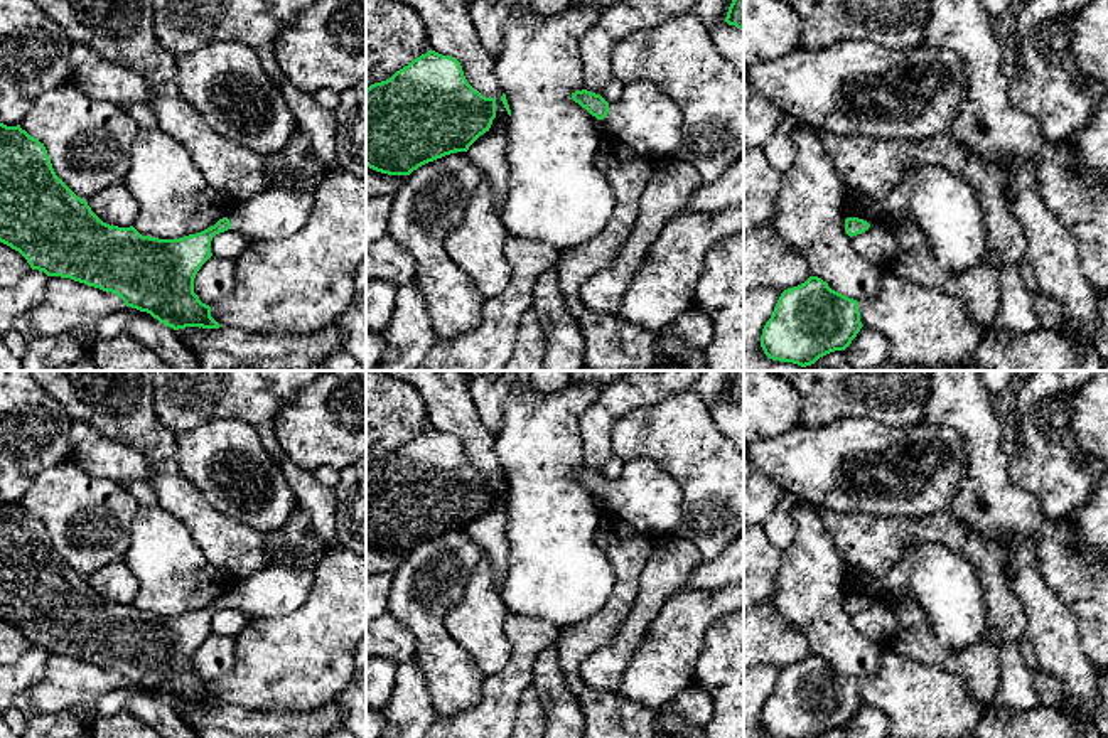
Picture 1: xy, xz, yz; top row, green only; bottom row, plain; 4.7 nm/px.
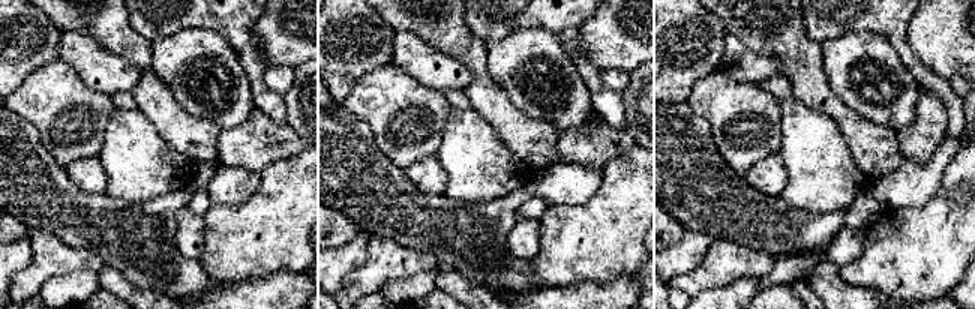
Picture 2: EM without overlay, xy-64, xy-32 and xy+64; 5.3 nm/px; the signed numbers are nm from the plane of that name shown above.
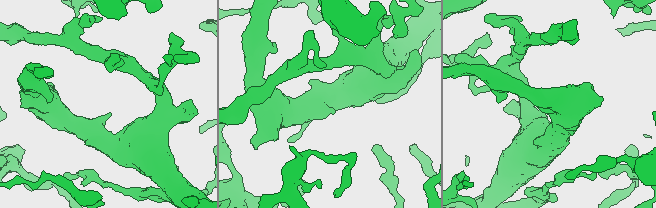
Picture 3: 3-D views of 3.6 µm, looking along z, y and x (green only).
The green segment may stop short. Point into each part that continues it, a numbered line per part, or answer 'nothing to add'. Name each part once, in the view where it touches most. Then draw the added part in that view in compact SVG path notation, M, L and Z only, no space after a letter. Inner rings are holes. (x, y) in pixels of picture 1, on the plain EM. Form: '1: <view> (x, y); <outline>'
1: xz (648, 497); M649 458L624 463L602 500L607 511L653 541L675 532L681 521L683 492L678 482Z

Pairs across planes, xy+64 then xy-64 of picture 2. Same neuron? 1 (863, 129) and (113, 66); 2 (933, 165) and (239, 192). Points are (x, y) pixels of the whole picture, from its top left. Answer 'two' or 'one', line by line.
1: two
2: one

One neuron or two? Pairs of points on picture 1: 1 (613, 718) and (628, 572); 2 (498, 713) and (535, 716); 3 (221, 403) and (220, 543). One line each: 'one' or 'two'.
1: one
2: two
3: two

